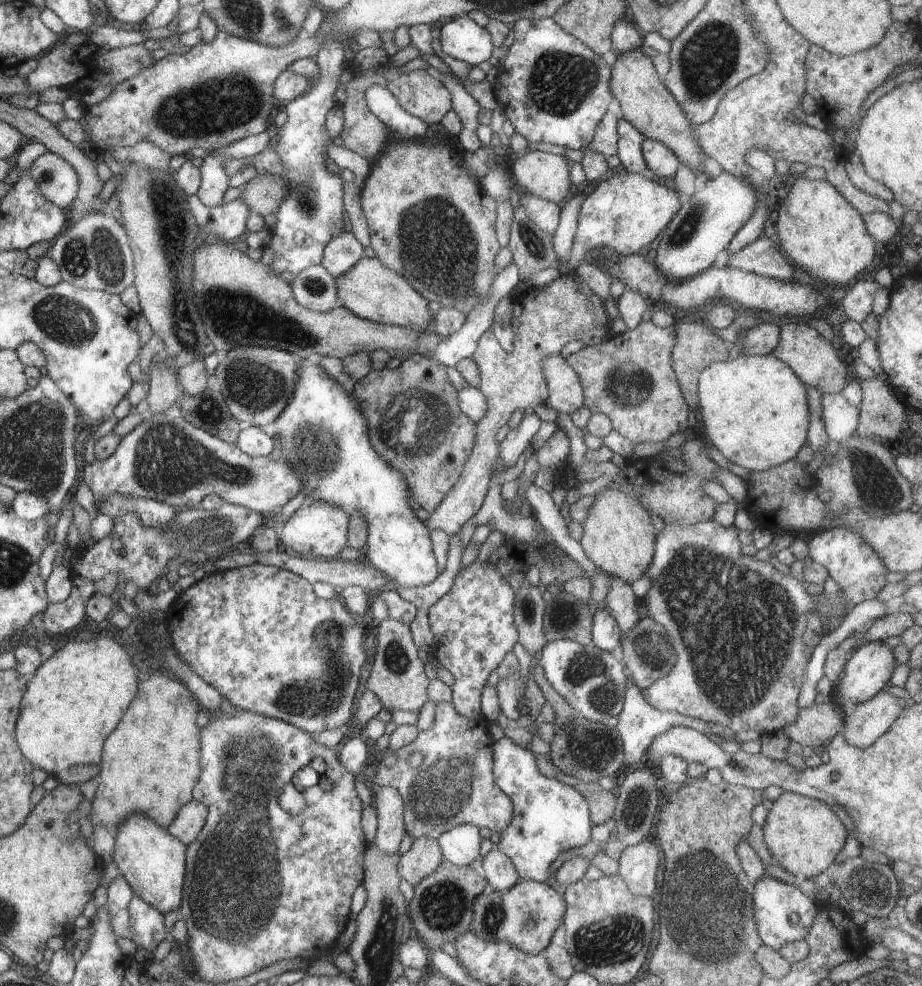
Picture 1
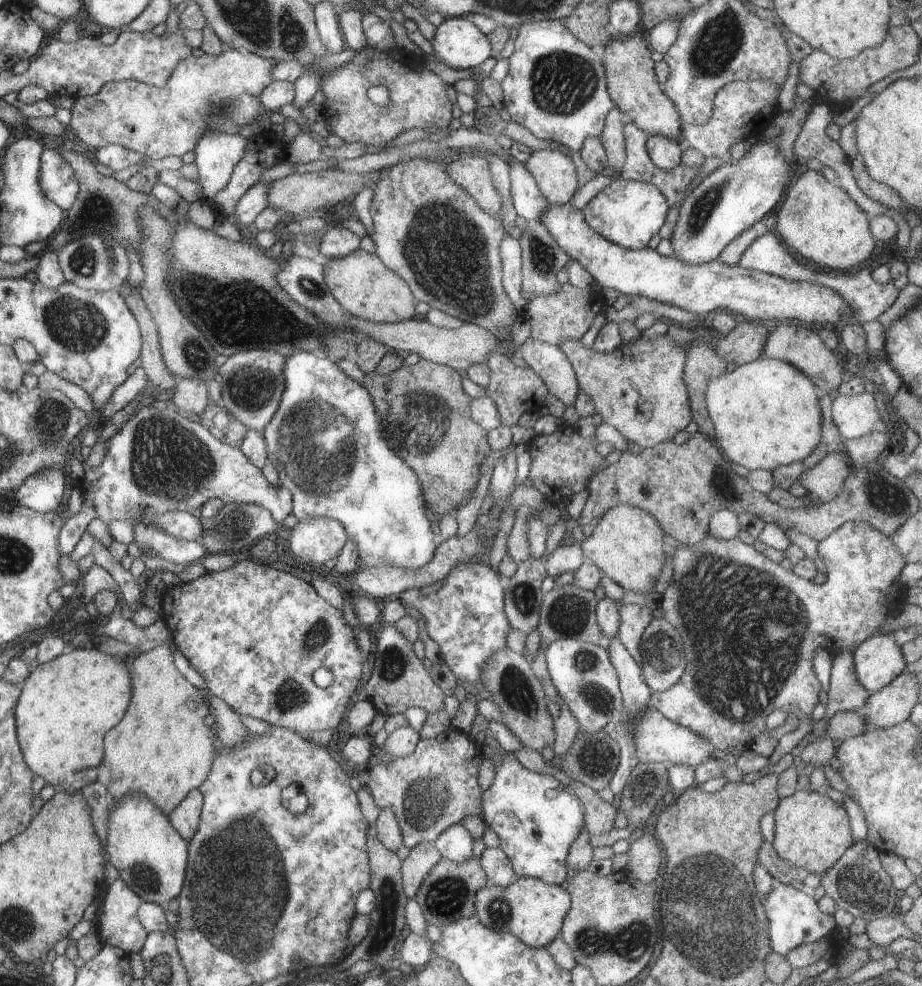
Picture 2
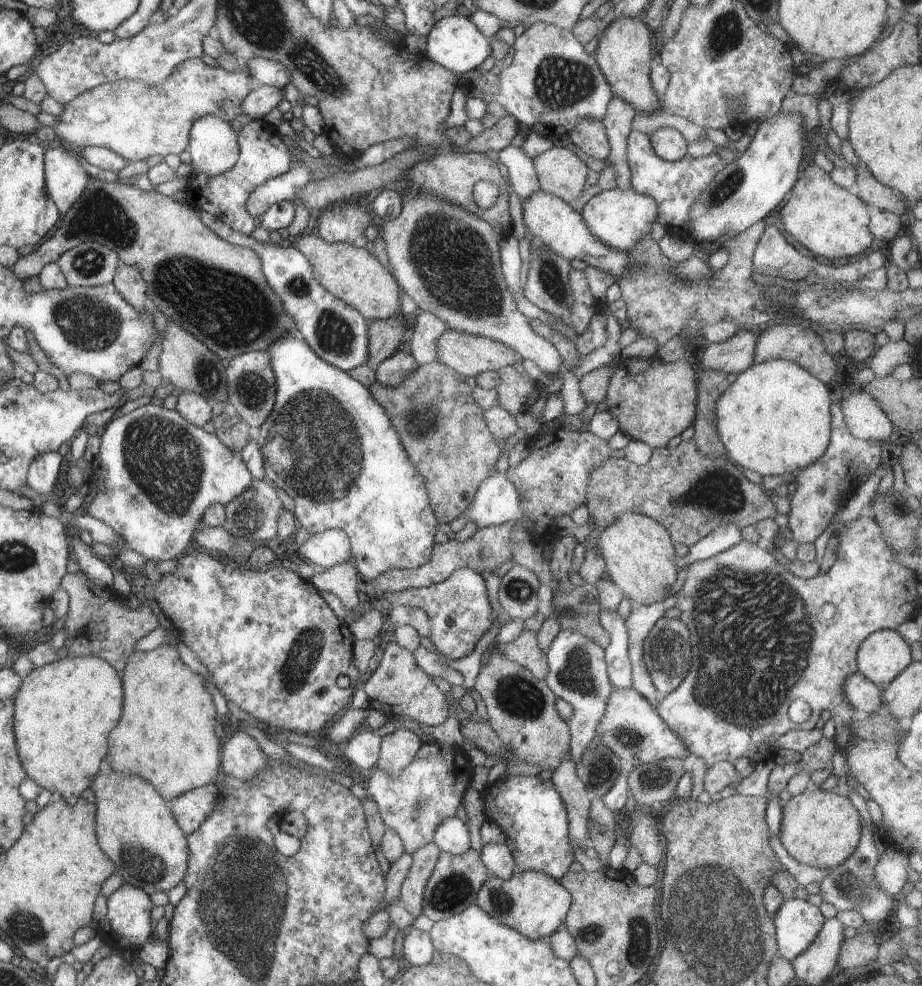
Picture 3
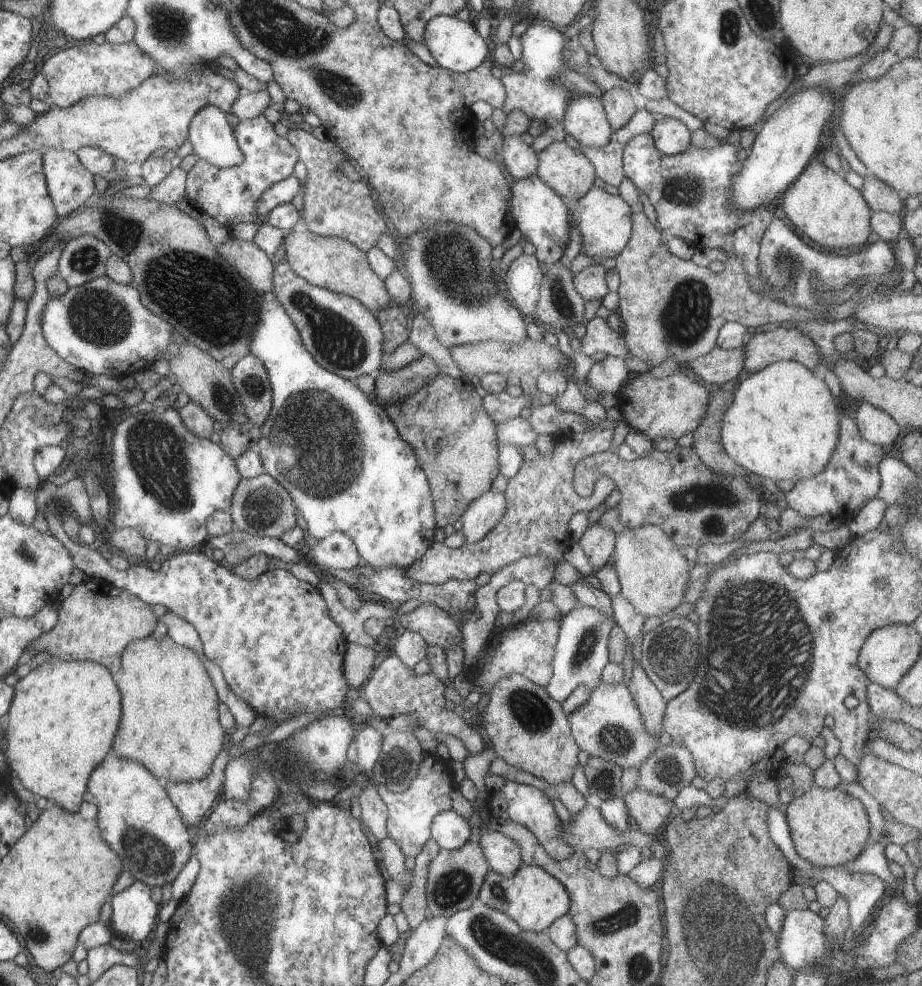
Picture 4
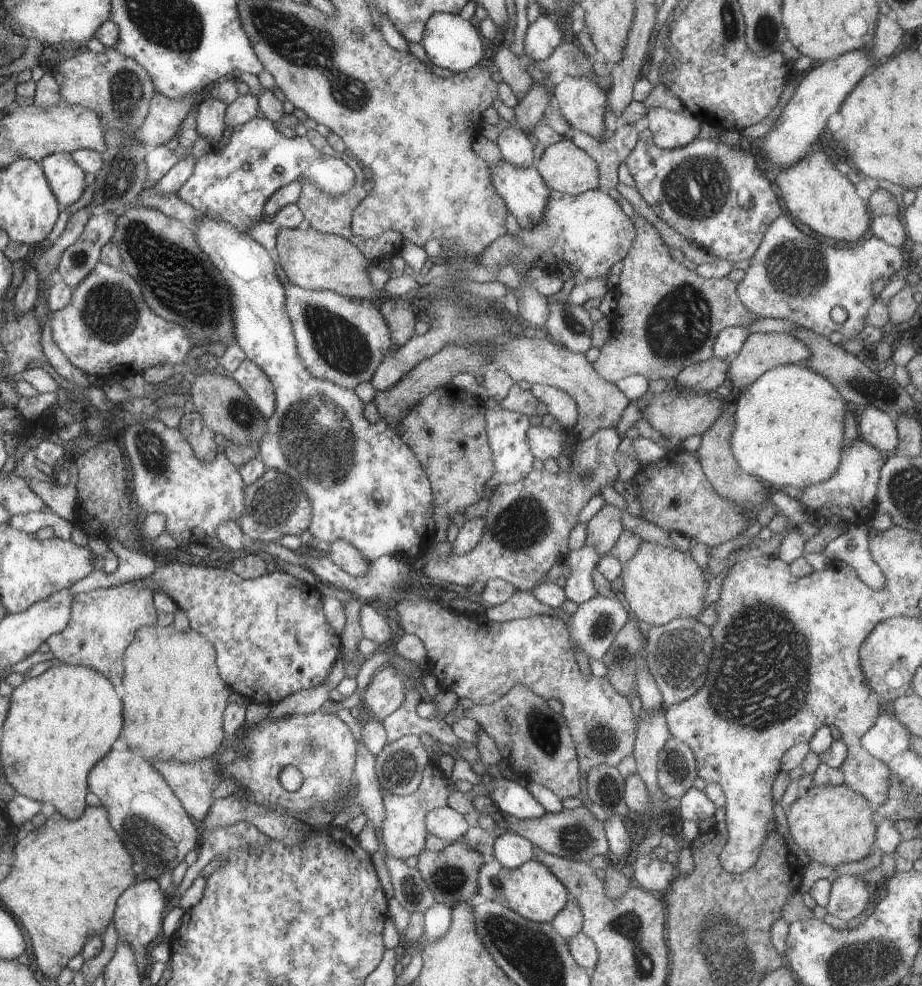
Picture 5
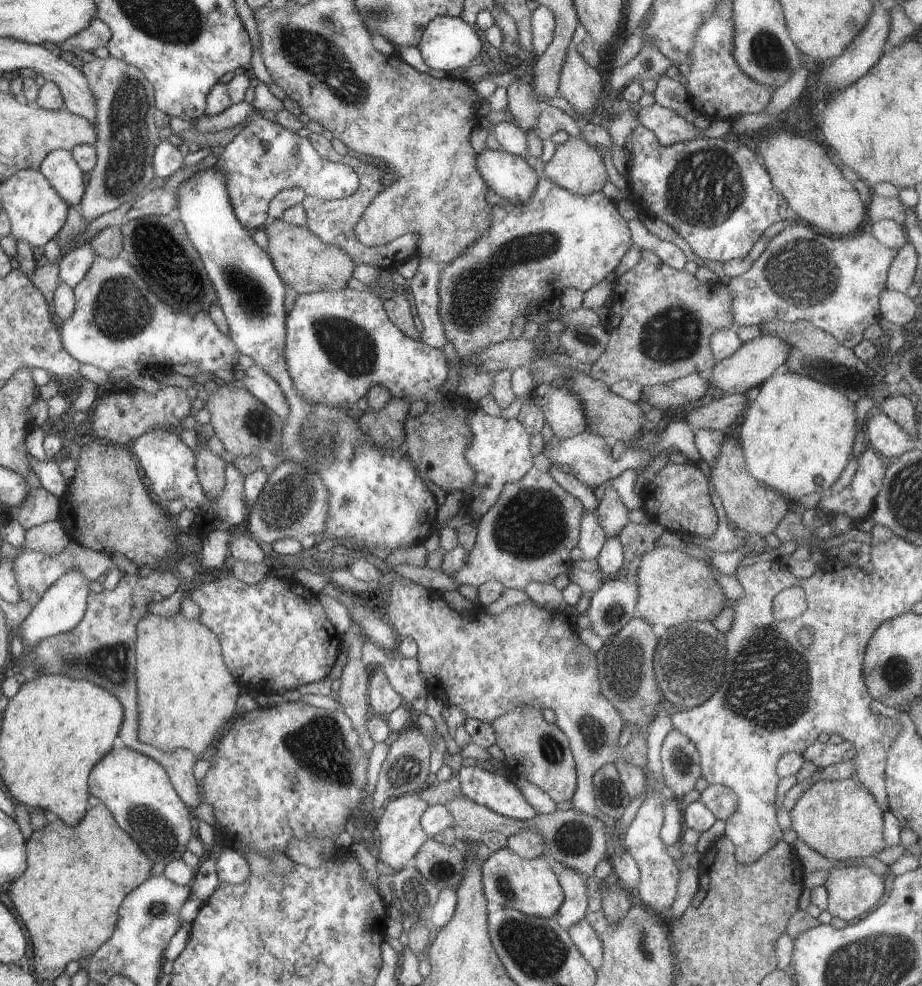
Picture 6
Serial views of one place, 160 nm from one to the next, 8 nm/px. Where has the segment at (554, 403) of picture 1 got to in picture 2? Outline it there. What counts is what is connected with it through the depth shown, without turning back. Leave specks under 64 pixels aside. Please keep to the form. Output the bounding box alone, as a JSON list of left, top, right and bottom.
[518,337,581,407]

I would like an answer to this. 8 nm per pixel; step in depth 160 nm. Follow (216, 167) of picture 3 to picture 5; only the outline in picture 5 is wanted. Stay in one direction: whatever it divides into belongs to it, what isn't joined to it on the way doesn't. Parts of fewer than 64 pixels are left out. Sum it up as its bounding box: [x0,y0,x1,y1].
[196,97,227,147]

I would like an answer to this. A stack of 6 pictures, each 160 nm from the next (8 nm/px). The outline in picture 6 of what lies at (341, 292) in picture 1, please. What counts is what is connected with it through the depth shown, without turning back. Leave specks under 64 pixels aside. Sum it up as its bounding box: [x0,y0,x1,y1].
[264,218,355,294]

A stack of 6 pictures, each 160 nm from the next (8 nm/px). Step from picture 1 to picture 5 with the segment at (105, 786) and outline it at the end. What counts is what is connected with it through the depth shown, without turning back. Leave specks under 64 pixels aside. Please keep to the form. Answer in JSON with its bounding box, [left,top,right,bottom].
[120,623,233,765]

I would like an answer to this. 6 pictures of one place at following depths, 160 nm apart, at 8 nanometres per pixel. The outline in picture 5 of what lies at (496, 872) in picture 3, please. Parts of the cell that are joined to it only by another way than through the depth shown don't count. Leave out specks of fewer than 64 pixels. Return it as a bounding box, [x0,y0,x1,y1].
[491,831,535,869]

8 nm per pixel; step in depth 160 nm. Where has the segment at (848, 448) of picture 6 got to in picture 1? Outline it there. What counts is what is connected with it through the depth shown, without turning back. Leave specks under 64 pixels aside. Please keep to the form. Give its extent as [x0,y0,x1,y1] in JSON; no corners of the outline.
[698,354,810,471]

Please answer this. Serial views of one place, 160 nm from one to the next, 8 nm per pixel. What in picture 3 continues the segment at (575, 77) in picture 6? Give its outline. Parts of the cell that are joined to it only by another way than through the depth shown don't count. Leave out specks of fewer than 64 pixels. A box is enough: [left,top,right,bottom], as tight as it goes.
[569,118,610,159]

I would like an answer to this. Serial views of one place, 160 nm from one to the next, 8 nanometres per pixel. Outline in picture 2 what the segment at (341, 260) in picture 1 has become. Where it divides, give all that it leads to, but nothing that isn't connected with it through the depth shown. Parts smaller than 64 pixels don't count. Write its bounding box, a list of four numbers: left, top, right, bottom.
[320,224,360,260]

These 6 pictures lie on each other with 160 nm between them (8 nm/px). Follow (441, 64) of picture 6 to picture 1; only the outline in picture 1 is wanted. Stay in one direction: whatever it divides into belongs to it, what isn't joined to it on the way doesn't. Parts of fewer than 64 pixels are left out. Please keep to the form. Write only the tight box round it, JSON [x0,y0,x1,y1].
[440,16,495,67]

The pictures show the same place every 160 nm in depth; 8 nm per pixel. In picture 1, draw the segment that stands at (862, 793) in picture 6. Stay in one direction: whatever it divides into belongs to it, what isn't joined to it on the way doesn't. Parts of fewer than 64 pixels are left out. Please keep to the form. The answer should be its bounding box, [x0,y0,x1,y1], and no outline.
[763,791,849,878]

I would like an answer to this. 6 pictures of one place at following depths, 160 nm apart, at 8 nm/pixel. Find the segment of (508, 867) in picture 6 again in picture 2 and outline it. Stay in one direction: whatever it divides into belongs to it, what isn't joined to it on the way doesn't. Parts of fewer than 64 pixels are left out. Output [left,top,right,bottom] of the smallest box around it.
[475,877,571,948]

